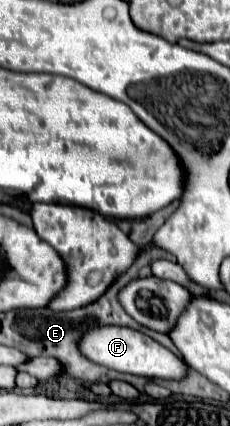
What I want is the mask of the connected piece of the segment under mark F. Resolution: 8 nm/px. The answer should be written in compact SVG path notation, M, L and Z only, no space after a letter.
M119 325L91 327L85 331L85 335L81 335L81 339L77 341L77 347L83 357L87 357L89 361L93 361L97 365L103 365L107 369L115 369L121 373L141 375L147 379L155 379L155 377L181 379L187 371L187 365L183 359L175 357L169 349L165 349L163 345L153 341L151 337L139 333L131 327L119 327Z

